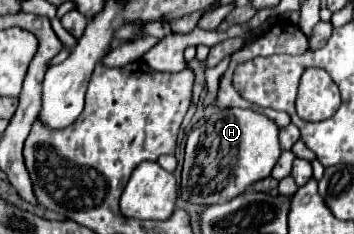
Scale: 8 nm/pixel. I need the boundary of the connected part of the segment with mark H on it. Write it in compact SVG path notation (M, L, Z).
M224 108L210 114L188 134L182 166L180 194L192 204L220 204L242 194L250 184L270 176L280 158L278 126L260 112L244 108Z

